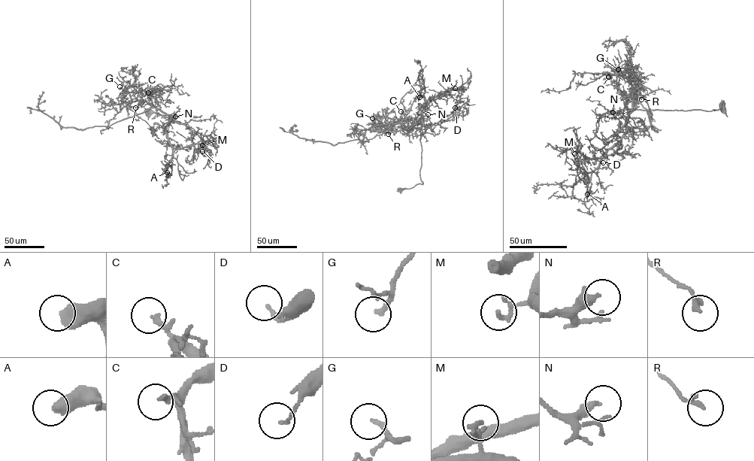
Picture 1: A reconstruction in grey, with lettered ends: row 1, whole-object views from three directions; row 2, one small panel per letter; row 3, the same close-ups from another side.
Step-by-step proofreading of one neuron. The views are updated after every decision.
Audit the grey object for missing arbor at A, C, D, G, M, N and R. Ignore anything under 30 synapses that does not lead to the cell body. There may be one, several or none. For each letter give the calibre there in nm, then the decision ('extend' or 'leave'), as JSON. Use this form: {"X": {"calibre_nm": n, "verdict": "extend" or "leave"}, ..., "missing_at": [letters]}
{"A": {"calibre_nm": 600, "verdict": "leave"}, "C": {"calibre_nm": 160, "verdict": "leave"}, "D": {"calibre_nm": 120, "verdict": "leave"}, "G": {"calibre_nm": 200, "verdict": "leave"}, "M": {"calibre_nm": 130, "verdict": "leave"}, "N": {"calibre_nm": 360, "verdict": "leave"}, "R": {"calibre_nm": 200, "verdict": "leave"}, "missing_at": []}

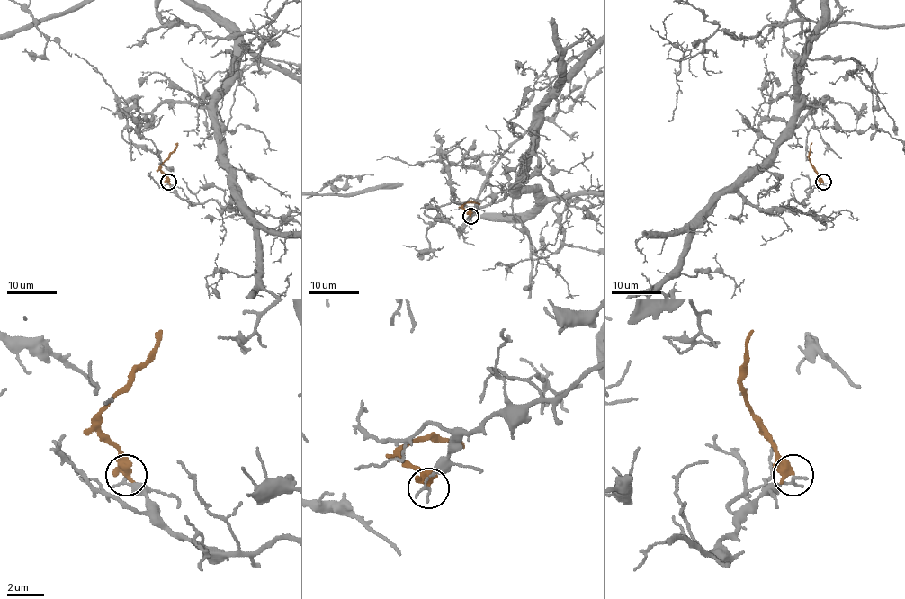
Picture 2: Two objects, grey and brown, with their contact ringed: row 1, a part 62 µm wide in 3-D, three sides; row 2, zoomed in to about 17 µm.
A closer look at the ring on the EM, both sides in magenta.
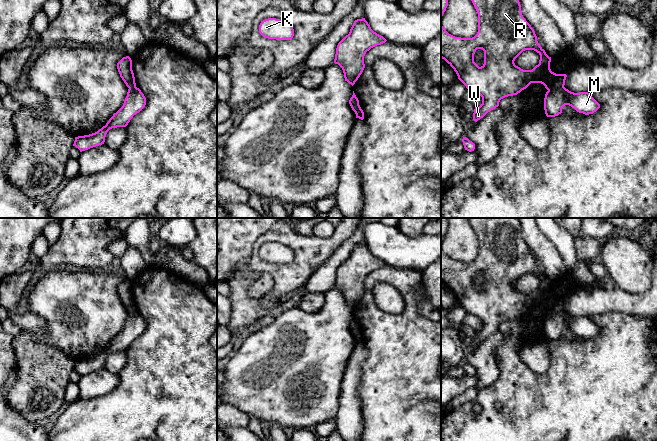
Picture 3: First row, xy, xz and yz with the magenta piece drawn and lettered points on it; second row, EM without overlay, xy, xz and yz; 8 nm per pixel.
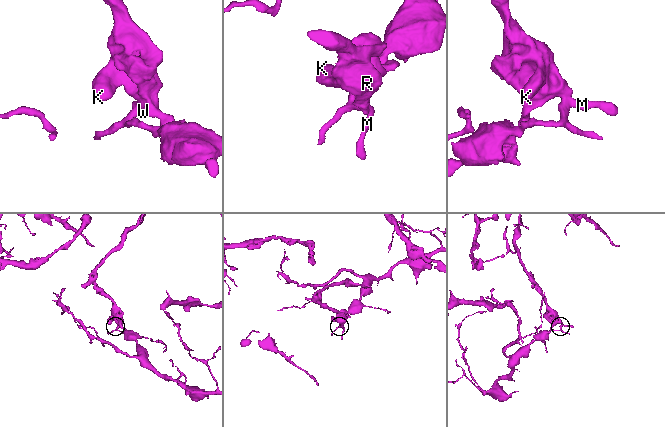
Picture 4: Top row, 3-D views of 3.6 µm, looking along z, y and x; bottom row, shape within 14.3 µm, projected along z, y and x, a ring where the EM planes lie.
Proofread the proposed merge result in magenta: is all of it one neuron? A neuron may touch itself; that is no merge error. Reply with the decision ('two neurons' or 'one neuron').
two neurons

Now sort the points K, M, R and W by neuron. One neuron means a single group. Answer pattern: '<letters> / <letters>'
K R W / M

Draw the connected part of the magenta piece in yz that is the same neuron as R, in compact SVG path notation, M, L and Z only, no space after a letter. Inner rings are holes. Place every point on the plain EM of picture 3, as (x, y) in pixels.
M441 218L441 282L444 283L456 296L458 303L468 314L477 316L482 321L482 328L475 331L473 344L477 346L488 336L499 330L501 323L517 319L526 313L531 307L541 307L547 314L565 309L566 298L556 298L550 293L551 281L537 265L534 253L522 239L518 218L468 218L478 237L478 256L472 262L455 261L449 258L442 250L442 240L448 230L448 218ZM477 273L484 275L484 288L479 291L474 286L474 278ZM525 274L534 274L540 279L539 288L532 294L523 294L516 290L515 283Z

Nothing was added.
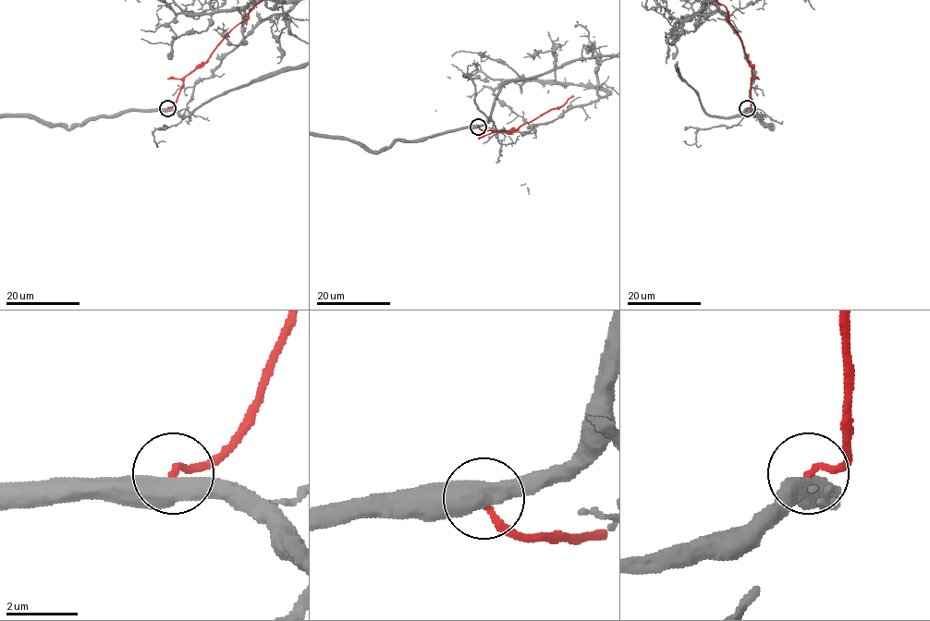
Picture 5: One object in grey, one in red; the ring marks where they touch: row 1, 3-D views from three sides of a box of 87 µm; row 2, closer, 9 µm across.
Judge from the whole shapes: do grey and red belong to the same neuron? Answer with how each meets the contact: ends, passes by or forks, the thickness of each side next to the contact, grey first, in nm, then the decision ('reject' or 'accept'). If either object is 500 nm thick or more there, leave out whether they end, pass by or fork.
calibres 500 and 190 nm; reject

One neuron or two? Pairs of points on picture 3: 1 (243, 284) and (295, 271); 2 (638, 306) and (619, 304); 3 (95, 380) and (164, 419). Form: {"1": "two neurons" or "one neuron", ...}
{"1": "one neuron", "2": "one neuron", "3": "two neurons"}

